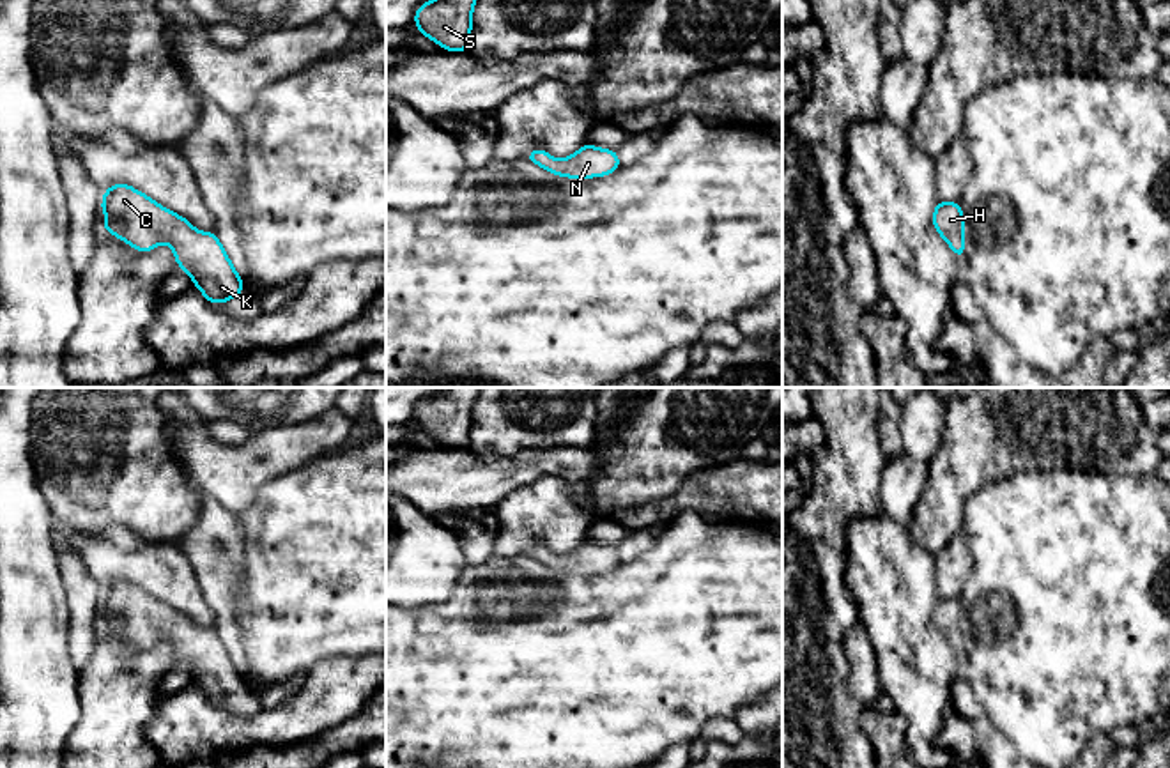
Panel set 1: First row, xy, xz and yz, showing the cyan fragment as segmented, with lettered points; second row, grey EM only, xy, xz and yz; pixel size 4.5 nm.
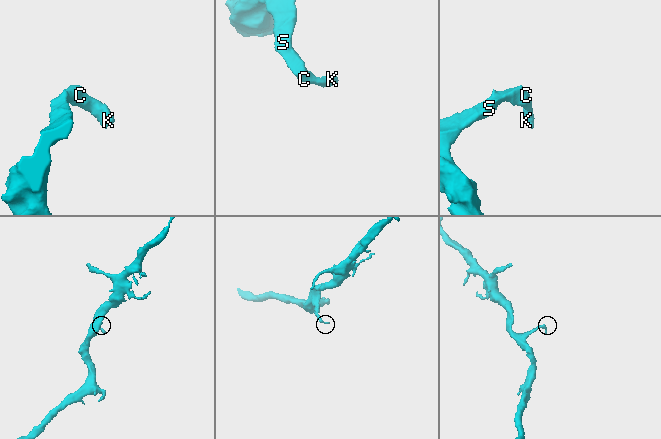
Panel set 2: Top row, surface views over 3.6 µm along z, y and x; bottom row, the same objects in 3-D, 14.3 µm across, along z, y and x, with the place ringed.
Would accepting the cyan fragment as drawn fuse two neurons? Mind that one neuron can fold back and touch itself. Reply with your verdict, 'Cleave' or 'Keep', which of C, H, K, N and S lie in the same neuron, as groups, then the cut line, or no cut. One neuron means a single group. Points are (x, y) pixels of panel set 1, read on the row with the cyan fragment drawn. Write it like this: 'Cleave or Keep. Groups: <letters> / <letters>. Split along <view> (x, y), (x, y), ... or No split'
Keep. Groups: C H K N S. No split

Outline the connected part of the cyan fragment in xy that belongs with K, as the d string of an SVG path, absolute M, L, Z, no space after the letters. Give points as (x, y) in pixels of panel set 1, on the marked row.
M112 184L103 191L99 209L106 216L103 228L131 248L150 253L158 244L168 244L175 255L175 264L189 274L193 285L204 294L207 303L228 303L244 290L239 273L214 232L196 230L186 218L165 209L133 186Z

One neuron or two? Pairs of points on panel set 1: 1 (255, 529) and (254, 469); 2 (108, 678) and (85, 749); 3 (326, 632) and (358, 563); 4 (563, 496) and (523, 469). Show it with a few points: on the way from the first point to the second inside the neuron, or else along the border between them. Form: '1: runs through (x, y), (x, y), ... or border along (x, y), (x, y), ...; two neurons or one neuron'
1: border along (287, 473), (268, 480), (239, 515); two neurons
2: runs through (108, 696), (108, 726), (103, 731); one neuron
3: runs through (333, 614), (333, 602), (340, 595), (340, 581); one neuron
4: border along (579, 480), (538, 476), (503, 499); two neurons

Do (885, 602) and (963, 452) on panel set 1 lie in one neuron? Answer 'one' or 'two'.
two

